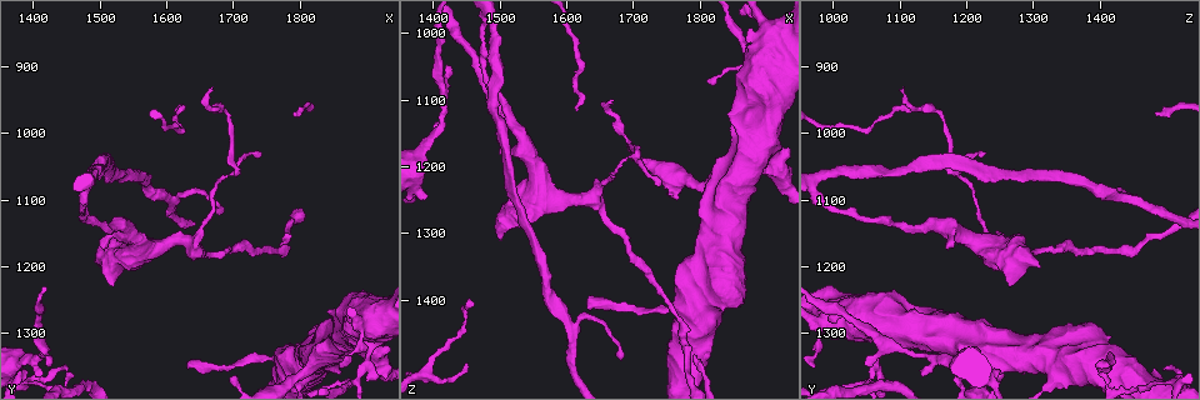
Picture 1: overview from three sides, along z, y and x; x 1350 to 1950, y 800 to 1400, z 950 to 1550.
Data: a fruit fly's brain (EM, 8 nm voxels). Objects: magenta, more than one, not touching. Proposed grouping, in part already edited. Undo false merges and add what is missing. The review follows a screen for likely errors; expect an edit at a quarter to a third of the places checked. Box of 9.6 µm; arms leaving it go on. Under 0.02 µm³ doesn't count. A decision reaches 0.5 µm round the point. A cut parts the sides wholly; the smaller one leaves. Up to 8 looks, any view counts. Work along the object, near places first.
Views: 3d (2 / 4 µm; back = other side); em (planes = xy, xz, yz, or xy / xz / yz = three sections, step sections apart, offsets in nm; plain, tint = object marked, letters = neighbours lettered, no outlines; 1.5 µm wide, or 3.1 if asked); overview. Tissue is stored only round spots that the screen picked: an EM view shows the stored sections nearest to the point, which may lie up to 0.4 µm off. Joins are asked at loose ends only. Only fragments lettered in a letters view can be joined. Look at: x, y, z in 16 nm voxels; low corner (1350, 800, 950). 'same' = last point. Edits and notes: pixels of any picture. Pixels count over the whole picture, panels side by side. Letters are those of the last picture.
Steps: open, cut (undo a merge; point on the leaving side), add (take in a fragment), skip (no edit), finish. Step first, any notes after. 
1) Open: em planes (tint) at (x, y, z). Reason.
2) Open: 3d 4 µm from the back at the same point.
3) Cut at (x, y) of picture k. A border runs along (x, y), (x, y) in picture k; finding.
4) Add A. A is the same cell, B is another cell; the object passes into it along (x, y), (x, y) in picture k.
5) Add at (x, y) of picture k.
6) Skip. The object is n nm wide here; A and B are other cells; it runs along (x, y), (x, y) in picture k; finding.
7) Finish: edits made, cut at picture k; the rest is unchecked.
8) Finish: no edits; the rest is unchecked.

Open: 3d 2 µm from the back at (1635, 1350, 1415).

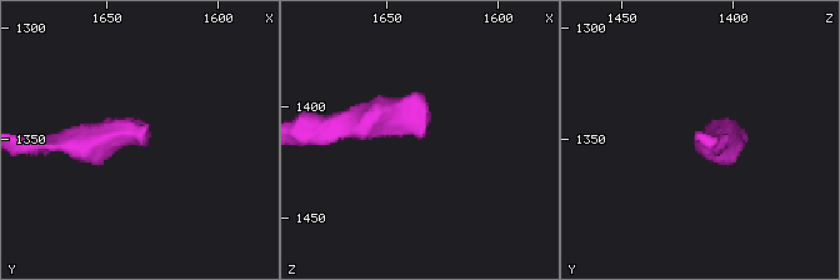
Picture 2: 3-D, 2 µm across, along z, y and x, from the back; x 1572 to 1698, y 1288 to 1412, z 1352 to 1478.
Open: em planes (letters) at (1634, 1350, 1413). Need the tissue.

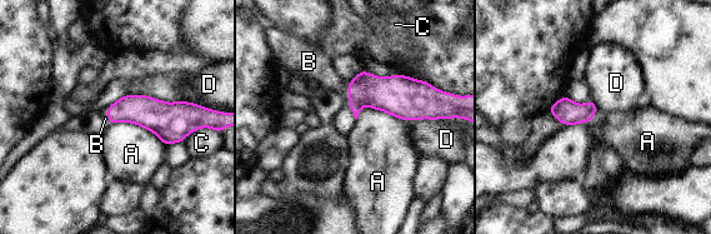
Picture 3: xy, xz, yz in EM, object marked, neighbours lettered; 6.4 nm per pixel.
Add B. The object is 150 nm wide here; B is the same cell, A, C and D are other cells; the object passes into it along (387, 94), (349, 95), (320, 70) in picture 3; the neuron continues.

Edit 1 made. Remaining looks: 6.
Open: overview.

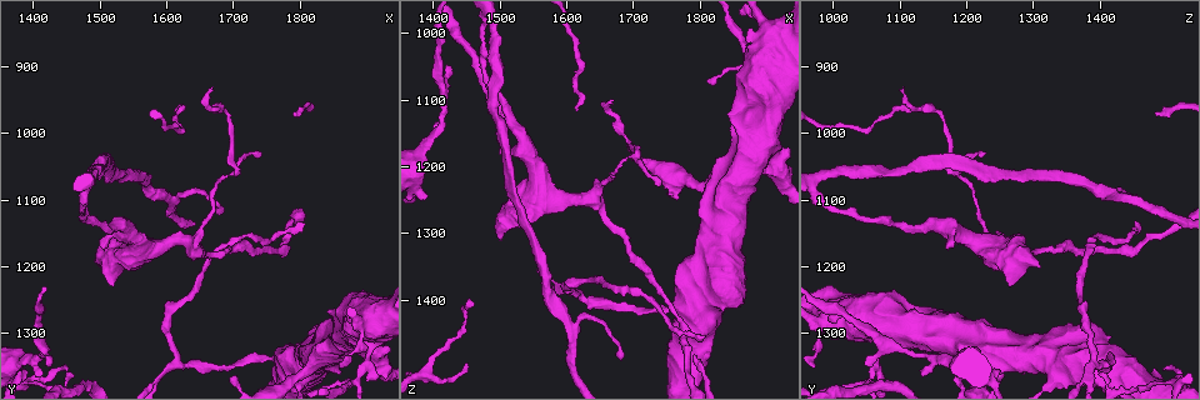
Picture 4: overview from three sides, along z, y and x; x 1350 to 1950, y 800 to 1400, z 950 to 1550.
Open: 3d 4 µm at (1765, 1340, 1410). Calibre changes.

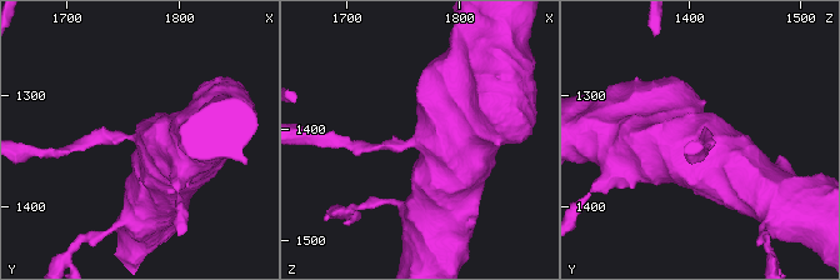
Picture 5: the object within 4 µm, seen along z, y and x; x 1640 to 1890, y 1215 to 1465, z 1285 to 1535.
Open: em planes (letters) at (1768, 1338, 1410).

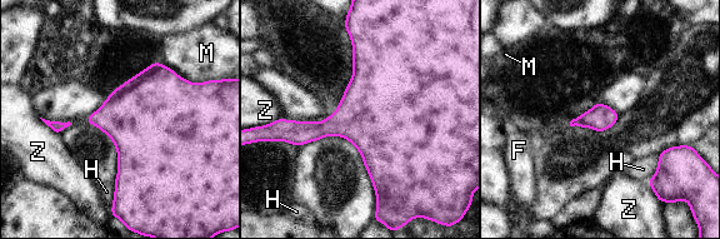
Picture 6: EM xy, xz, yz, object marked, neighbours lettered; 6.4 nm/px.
Skip. F, H, M and Z are other cells; continuous, no second neuron.

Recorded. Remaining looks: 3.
Open: em xz step 4 (tint) at (1515, 1185, 1275). Calibre changes.

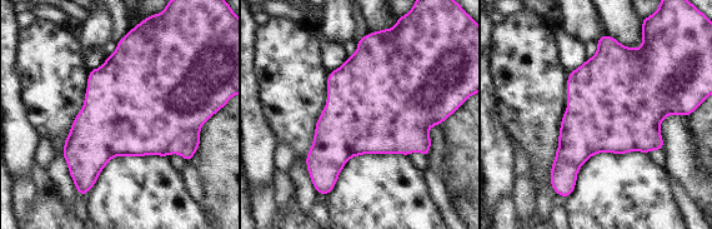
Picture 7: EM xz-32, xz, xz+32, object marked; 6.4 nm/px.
Open: em xz step 4 (letters) at the same point.

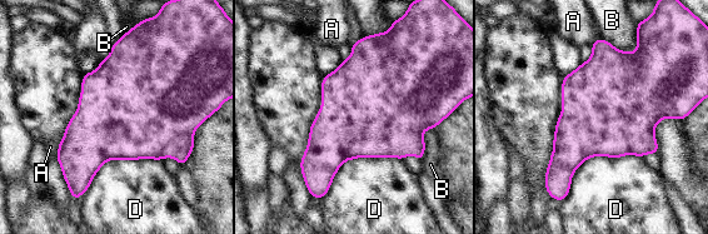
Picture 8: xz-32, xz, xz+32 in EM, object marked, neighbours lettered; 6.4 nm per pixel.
Skip. The longest contact is with D, 550 nm; A, B and D are other cells; a border runs along (59, 143), (55, 154) in picture 8; one neuron here.

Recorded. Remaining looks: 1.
Open: em planes (letters) at (1745, 1035, 1230). Thin end.

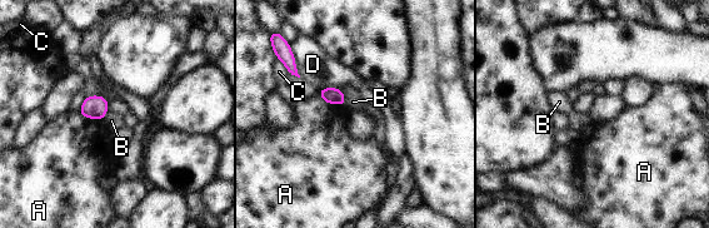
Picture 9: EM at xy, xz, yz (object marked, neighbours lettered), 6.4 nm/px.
Skip. The object is 80 nm wide here; A, B, C and D are other cells; a border runs along (319, 94), (328, 103), (344, 105) in picture 9; no lettered fragment goes on from it.

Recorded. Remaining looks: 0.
Finish: edits made, add at picture 3; the rest is unchecked.

